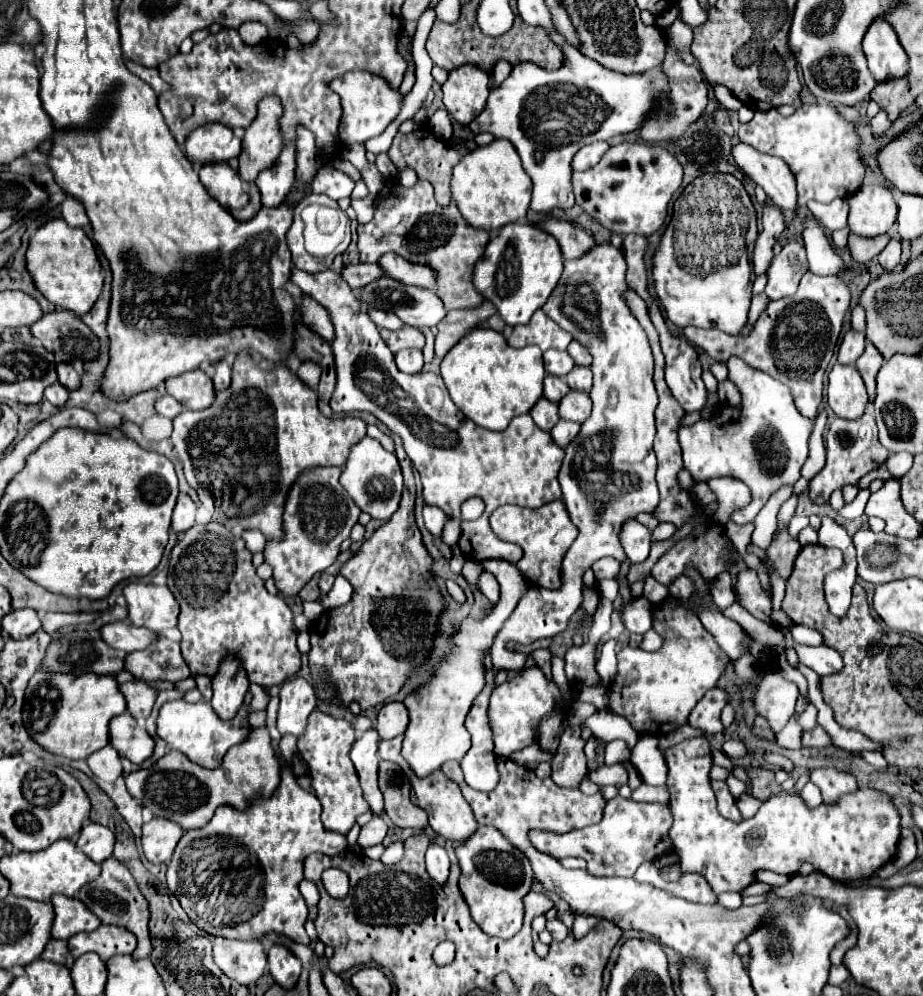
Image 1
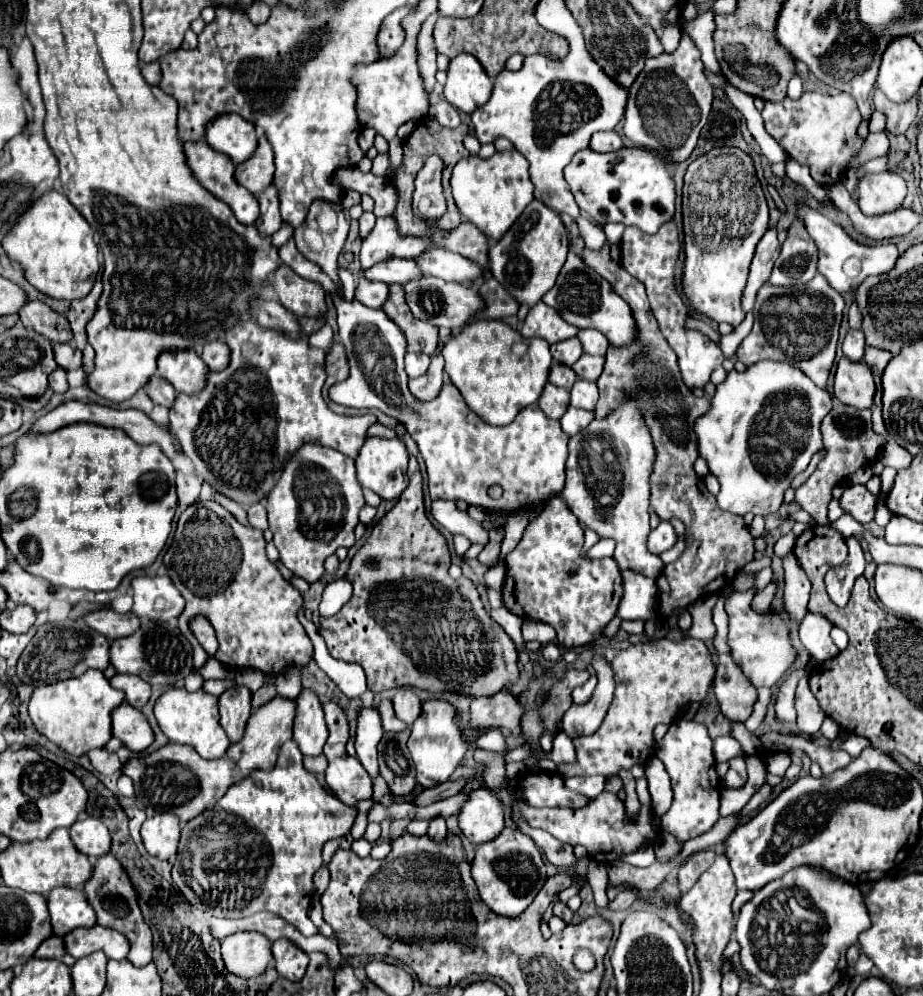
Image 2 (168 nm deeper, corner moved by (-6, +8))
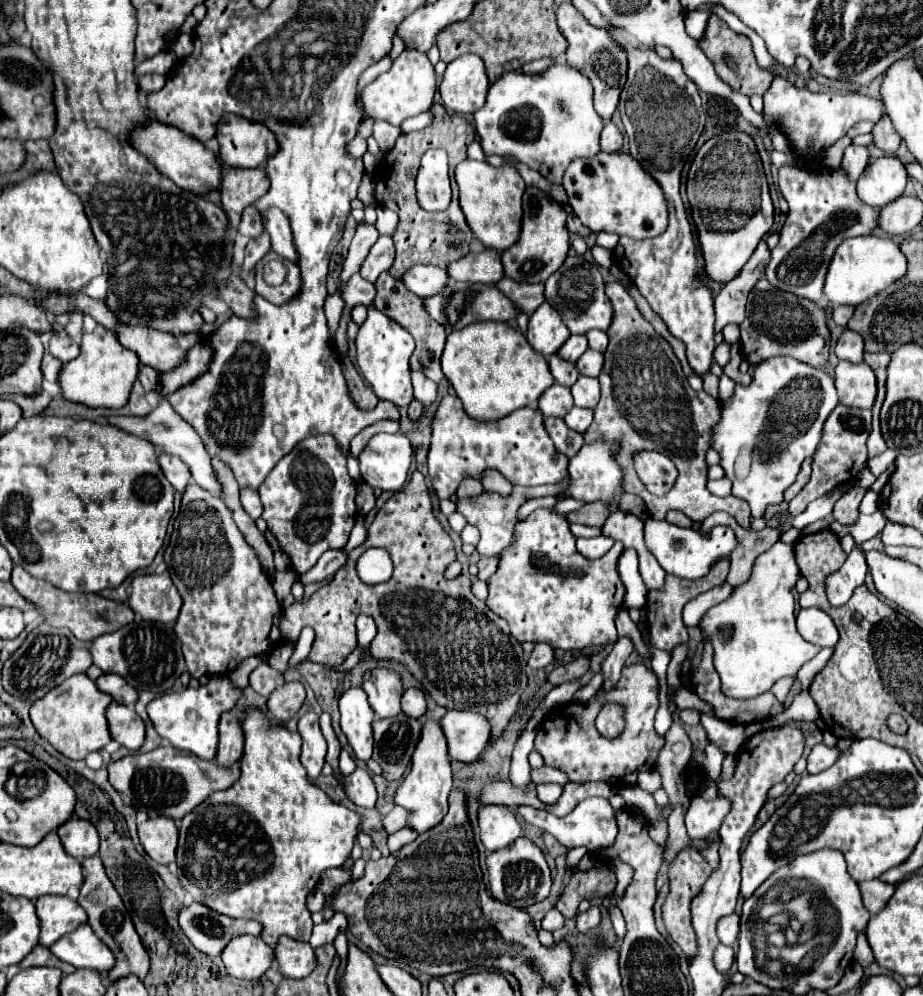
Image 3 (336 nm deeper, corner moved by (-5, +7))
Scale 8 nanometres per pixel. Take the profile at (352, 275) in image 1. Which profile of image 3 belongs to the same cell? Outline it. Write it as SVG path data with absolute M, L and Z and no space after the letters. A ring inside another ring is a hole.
M416 266L410 268L402 282L408 290L412 290L420 298L430 298L440 294L448 286L448 272L438 266Z

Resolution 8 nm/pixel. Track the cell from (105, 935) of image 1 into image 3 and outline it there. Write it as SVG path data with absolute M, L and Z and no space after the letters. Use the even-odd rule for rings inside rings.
M88 922L80 924L74 932L54 942L50 946L50 952L74 968L90 968L98 972L112 970L112 964L116 962L112 952L100 944L100 938L92 932Z

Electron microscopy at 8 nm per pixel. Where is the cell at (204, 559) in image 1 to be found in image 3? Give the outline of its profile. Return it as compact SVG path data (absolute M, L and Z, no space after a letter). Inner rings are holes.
M196 482L184 490L164 560L184 600L174 634L182 642L182 654L192 678L230 674L244 658L276 648L282 606L276 600L272 582L262 572L256 552L246 544L226 504Z

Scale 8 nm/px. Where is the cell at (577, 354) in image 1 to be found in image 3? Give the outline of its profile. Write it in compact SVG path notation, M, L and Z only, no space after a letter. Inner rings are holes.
M590 330L586 336L588 336L588 342L590 342L592 350L598 350L598 352L606 350L606 346L608 346L606 332L602 332L602 330Z

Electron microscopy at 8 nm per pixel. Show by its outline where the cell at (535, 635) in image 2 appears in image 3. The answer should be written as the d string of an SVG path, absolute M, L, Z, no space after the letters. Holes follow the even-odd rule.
M538 642L528 658L528 666L534 670L546 670L554 664L554 648L550 644Z

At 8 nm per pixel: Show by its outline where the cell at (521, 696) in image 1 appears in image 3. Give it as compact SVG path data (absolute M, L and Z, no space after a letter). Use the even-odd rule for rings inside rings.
M450 710L440 720L442 732L448 742L450 760L470 764L484 750L488 740L488 722L476 712L456 712Z

